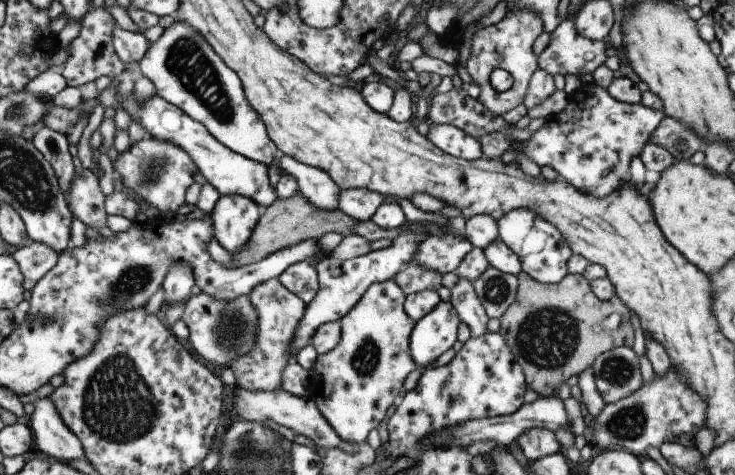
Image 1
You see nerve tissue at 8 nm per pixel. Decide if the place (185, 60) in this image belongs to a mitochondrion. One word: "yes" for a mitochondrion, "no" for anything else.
yes

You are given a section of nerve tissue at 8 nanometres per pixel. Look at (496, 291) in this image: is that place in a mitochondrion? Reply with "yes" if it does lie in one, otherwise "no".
yes

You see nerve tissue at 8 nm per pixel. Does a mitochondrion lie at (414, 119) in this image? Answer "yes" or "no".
no

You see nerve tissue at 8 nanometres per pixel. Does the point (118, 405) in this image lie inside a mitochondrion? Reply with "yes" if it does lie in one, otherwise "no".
yes

